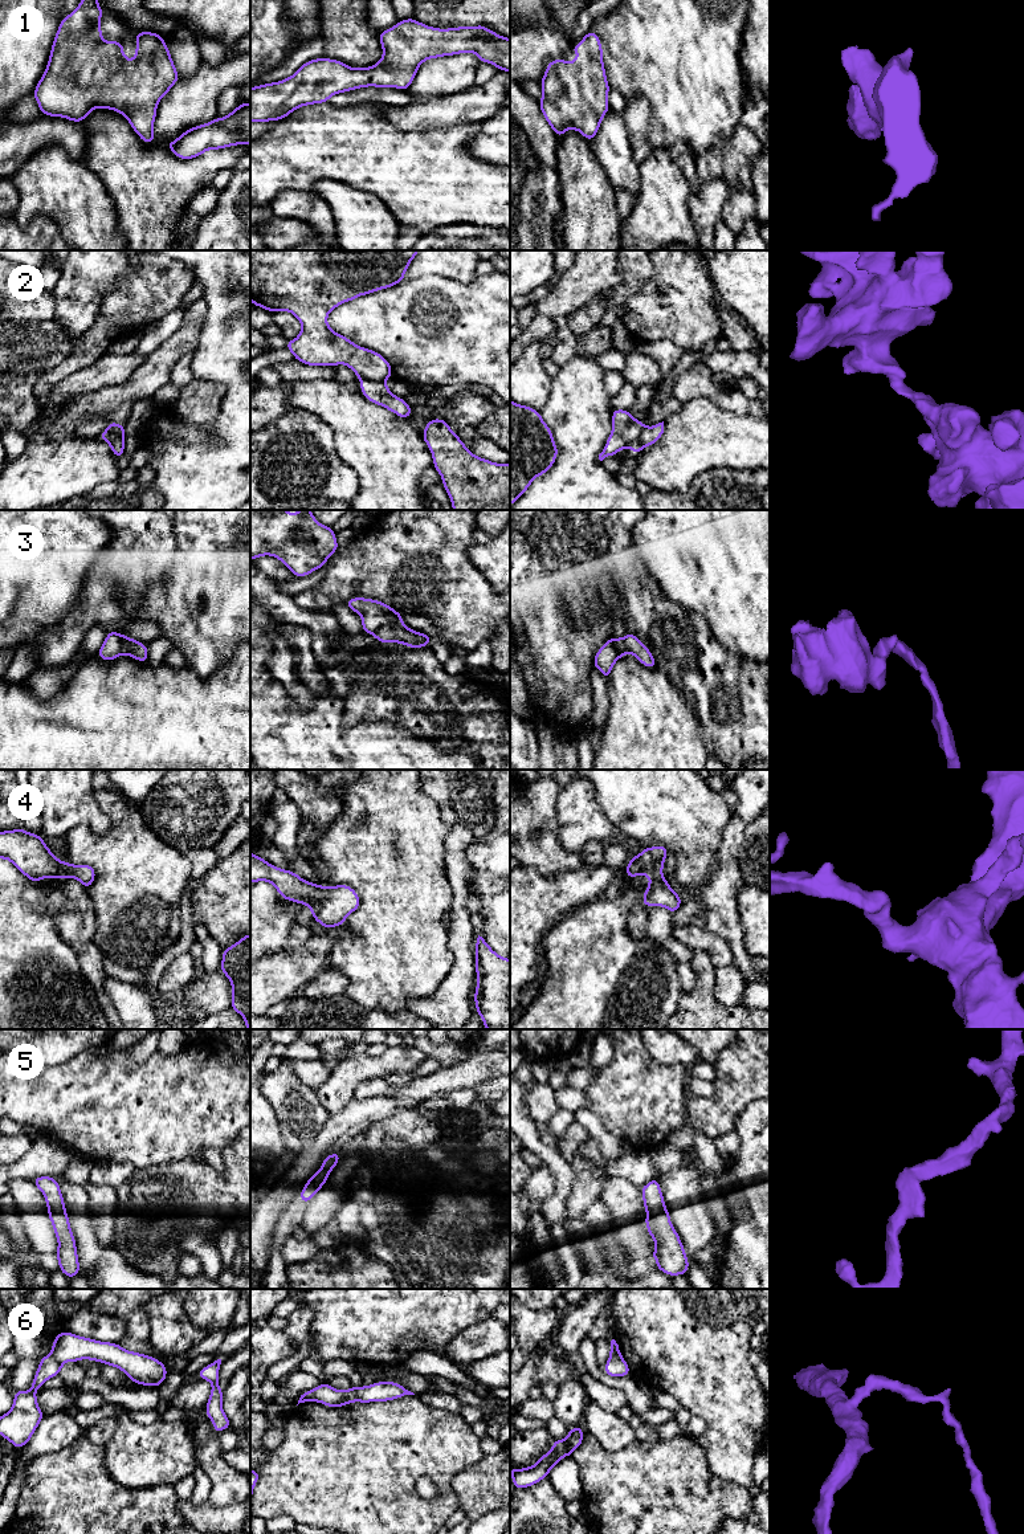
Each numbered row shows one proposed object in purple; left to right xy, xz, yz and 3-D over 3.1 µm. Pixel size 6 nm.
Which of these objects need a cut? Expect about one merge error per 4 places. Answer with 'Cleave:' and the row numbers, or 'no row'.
Cleave: 2, 6

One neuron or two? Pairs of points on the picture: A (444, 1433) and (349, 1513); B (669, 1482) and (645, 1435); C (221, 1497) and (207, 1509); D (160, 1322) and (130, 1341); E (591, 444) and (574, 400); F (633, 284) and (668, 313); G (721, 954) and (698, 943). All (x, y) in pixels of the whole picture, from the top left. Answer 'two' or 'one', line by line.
A: one
B: two
C: two
D: two
E: one
F: two
G: one

